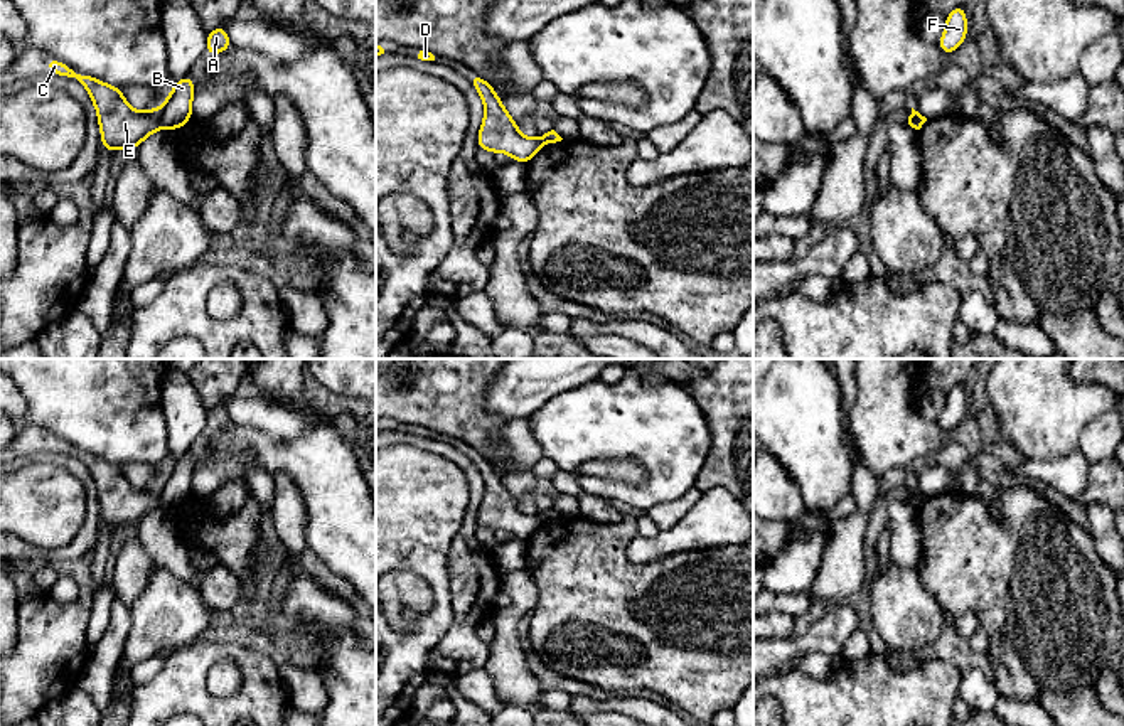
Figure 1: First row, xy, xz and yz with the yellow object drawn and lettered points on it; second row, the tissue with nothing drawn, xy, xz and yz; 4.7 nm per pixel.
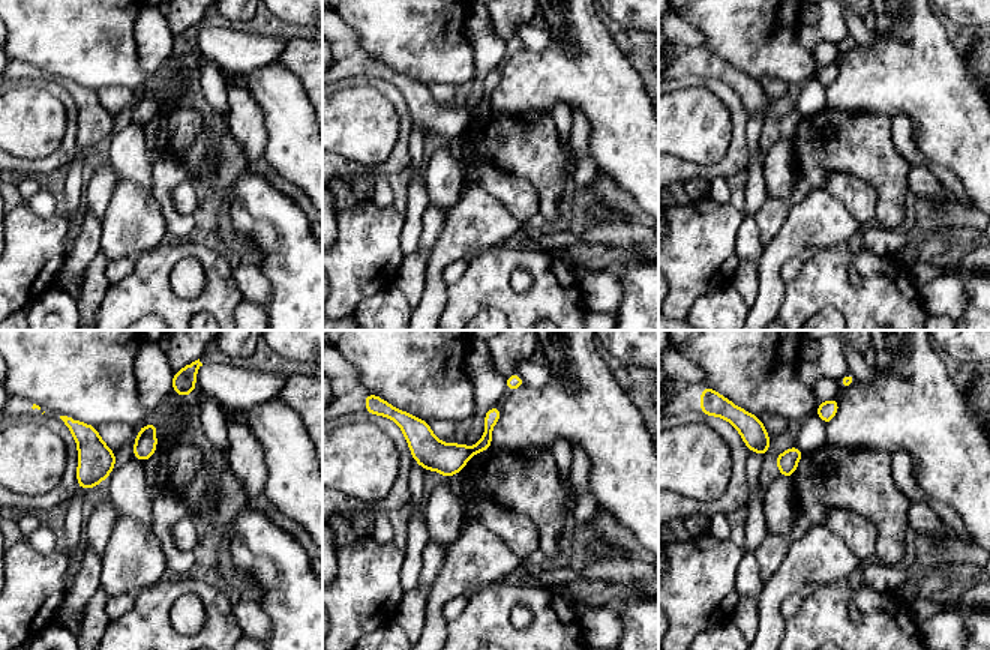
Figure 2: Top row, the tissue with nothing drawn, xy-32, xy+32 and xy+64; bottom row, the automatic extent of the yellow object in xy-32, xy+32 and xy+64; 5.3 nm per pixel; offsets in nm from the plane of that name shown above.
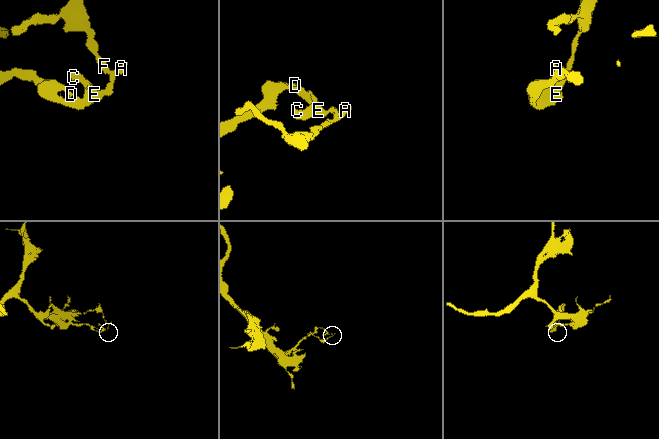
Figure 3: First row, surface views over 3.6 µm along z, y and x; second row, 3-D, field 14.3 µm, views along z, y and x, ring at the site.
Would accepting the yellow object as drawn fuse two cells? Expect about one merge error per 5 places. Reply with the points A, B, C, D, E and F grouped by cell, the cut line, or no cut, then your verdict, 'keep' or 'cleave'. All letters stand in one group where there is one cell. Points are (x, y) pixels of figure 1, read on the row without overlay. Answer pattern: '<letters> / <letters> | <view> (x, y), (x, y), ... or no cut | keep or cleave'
A B F / C D E | xy (159, 487), (162, 504) | cleave

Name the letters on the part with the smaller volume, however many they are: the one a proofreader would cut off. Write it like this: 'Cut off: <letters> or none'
Cut off: A, B, F

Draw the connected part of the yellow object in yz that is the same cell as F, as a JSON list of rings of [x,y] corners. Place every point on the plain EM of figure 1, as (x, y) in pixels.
[[[959,382],[952,386],[950,391],[947,392],[945,408],[937,423],[945,433],[949,433],[962,419],[966,419],[966,413],[967,413],[966,384]]]

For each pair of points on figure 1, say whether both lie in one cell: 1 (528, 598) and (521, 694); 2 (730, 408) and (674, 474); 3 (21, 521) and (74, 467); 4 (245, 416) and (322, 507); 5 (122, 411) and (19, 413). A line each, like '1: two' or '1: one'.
1: one
2: two
3: two
4: two
5: two

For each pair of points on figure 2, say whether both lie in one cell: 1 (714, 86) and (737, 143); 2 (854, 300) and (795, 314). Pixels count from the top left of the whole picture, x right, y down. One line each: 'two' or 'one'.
1: one
2: one

